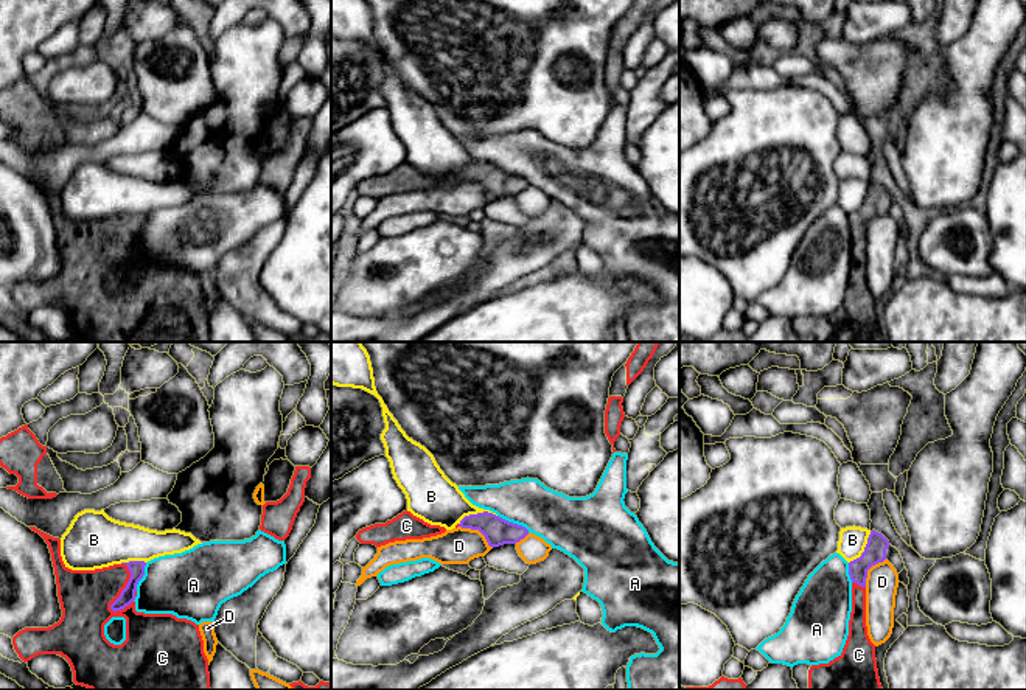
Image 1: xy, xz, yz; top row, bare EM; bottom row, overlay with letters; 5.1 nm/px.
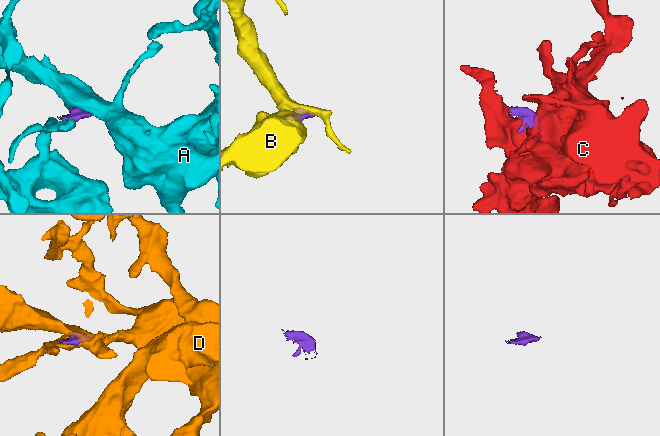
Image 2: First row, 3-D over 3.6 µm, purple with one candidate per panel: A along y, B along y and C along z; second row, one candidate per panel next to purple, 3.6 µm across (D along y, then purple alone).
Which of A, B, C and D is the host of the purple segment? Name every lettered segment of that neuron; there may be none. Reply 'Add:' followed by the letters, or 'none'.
Add: C

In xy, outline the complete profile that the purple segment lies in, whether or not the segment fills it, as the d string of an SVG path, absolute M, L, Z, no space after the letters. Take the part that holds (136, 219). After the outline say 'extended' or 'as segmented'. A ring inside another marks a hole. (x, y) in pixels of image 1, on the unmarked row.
M30 179L33 183L39 185L45 194L48 196L50 205L51 205L51 213L54 219L54 227L56 227L56 236L58 236L58 249L62 261L62 269L58 275L48 280L25 280L19 283L12 289L12 297L16 305L23 314L31 312L33 309L39 306L61 306L65 309L72 319L73 323L73 334L76 337L87 339L90 342L211 342L210 340L210 325L208 325L208 311L204 305L204 292L199 283L199 277L196 277L191 272L187 270L177 270L173 266L145 266L145 264L137 264L135 263L135 249L137 249L137 236L145 227L145 213L129 213L129 214L121 214L121 216L113 216L109 219L103 221L95 221L95 222L72 222L68 221L61 208L61 191L53 190L36 179ZM112 269L124 269L126 270L126 292L121 297L113 297L110 295L106 288L104 288L104 277L112 270Z; extended

